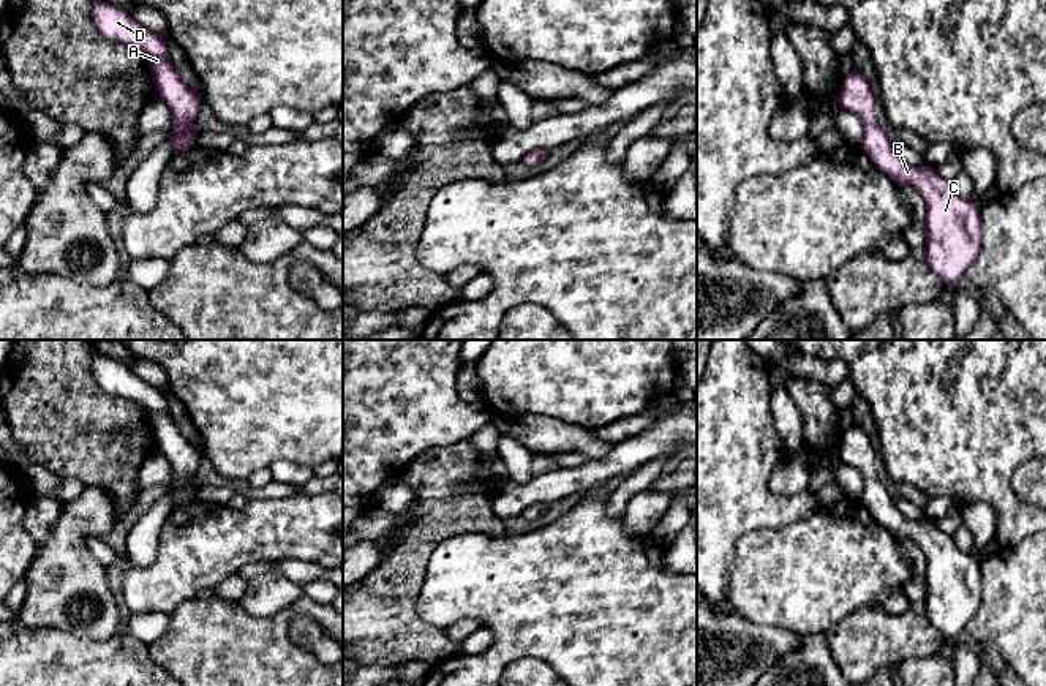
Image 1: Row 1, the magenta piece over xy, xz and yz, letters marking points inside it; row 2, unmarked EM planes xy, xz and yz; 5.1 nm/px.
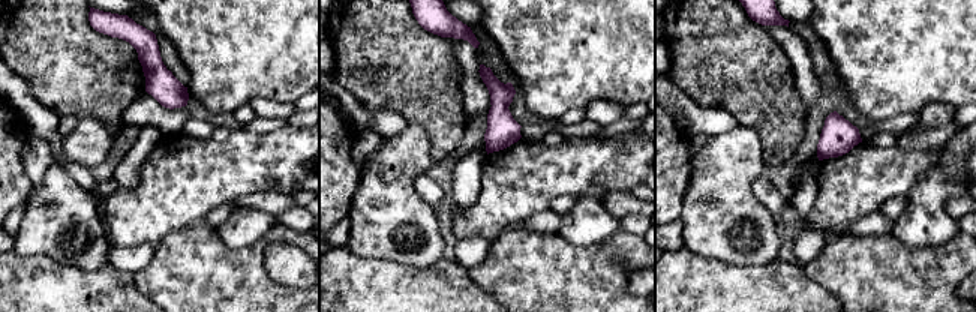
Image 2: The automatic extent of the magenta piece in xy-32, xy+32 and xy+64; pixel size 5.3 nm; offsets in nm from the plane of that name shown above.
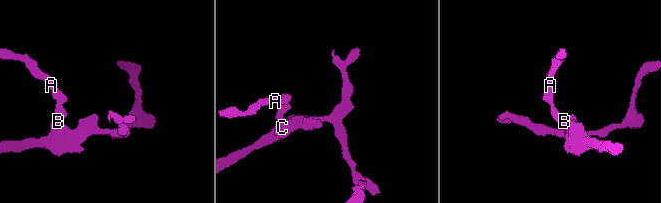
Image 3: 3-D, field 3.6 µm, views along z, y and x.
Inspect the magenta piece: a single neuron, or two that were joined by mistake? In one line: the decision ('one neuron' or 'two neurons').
one neuron

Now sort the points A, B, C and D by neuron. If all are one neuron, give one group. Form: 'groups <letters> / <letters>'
groups A B C D

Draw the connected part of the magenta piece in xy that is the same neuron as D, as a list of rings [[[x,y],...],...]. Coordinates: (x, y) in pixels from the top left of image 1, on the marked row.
[[[93,0],[92,6],[95,27],[104,38],[134,46],[149,55],[155,89],[175,119],[174,131],[167,134],[174,153],[196,145],[198,130],[193,120],[199,112],[202,100],[201,95],[180,79],[171,63],[164,38],[147,30],[126,11],[111,3]]]

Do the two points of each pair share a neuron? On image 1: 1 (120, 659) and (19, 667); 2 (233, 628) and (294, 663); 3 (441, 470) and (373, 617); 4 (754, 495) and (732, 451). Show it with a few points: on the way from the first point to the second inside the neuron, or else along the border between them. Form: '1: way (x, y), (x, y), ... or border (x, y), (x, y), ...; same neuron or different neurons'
1: way (95, 667), (45, 667); same neuron
2: way (248, 644), (267, 663), (278, 663); same neuron
3: way (436, 506), (436, 520), (416, 542), (397, 580); same neuron
4: way (743, 484), (732, 473), (732, 462); same neuron

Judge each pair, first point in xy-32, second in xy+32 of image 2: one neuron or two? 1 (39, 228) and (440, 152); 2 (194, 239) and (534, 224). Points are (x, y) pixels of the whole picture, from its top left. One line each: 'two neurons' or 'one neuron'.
1: two neurons
2: two neurons

